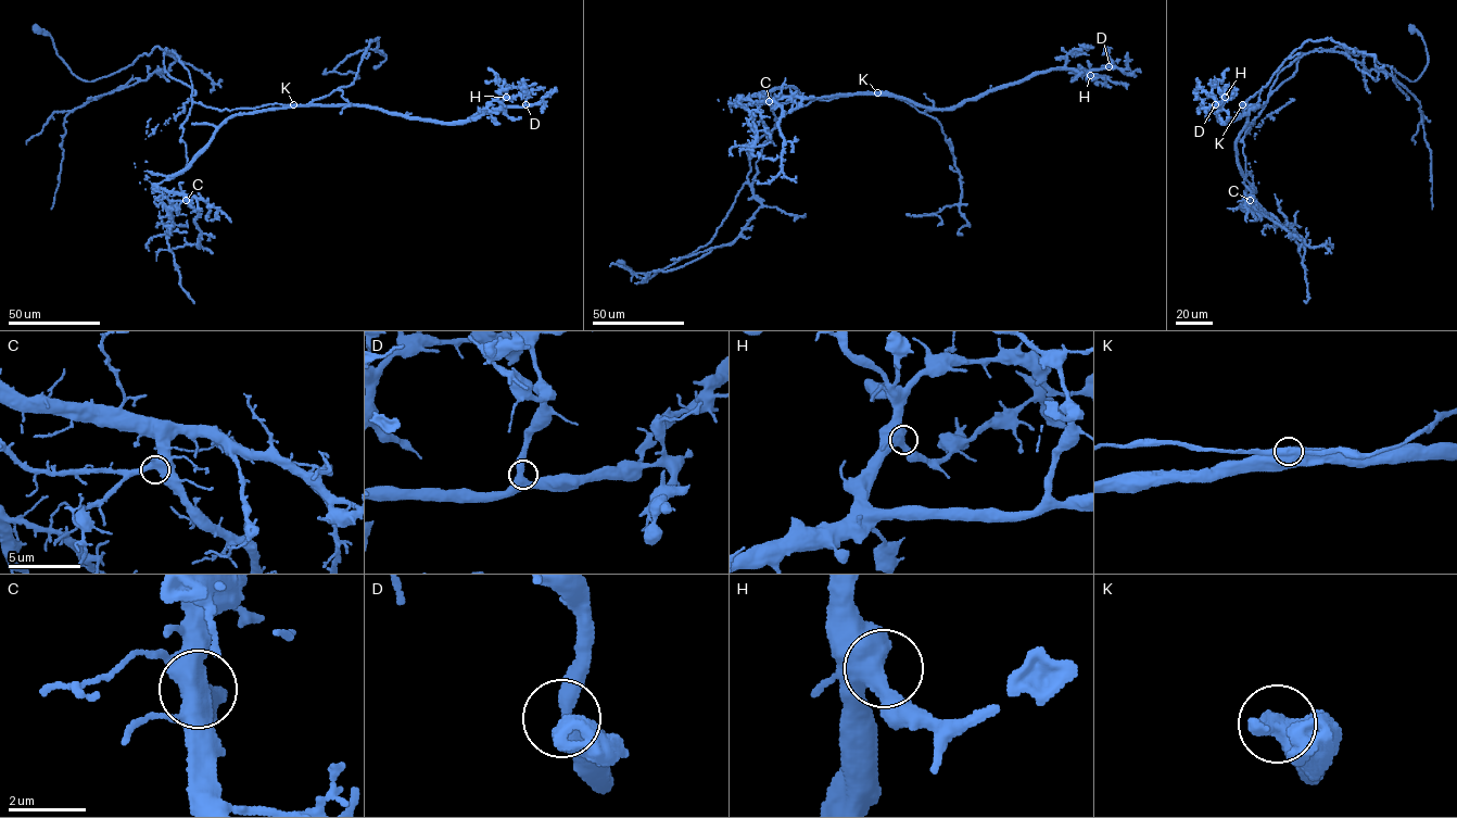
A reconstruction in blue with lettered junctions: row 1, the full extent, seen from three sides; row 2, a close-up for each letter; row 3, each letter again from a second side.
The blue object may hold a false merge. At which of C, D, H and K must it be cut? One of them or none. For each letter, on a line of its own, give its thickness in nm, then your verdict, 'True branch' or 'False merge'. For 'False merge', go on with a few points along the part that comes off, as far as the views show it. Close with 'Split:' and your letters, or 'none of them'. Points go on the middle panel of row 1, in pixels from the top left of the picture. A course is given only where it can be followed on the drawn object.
C: Thickness 600 nm. True branch
D: Thickness 480 nm. True branch
H: Thickness 550 nm. True branch
K: Thickness 950 nm. False merge. Course of the part to remove: (877, 92), (816, 99), (777, 117), (756, 163), (754, 197), (761, 205), (739, 236), (634, 284)
Split: K

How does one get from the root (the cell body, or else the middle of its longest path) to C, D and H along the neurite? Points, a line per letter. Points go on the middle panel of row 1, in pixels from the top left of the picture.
C: (621, 262), (648, 278), (710, 241), (752, 181), (775, 123), (764, 101), (770, 93), (740, 102), (769, 101)
D: (621, 262), (648, 278), (705, 247), (775, 120), (815, 99), (948, 108), (1109, 66)
H: (621, 262), (648, 278), (705, 247), (775, 120), (815, 99), (948, 108), (1034, 74), (1090, 75)

